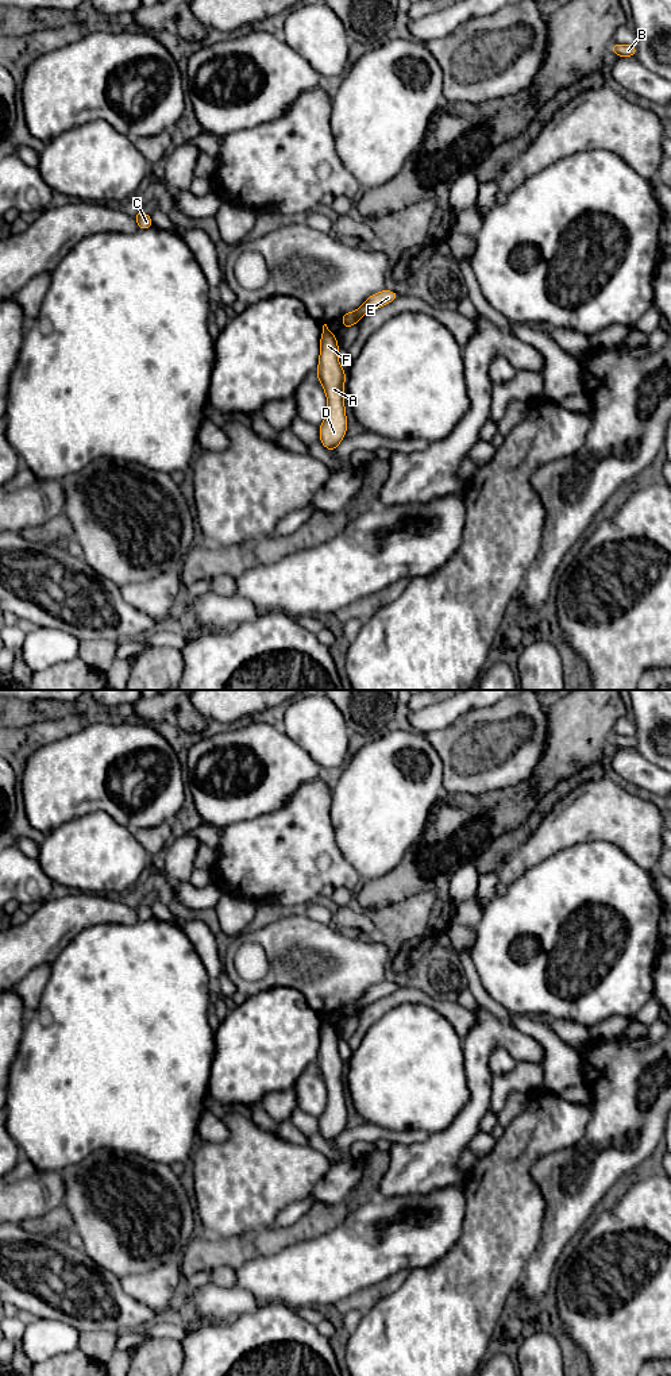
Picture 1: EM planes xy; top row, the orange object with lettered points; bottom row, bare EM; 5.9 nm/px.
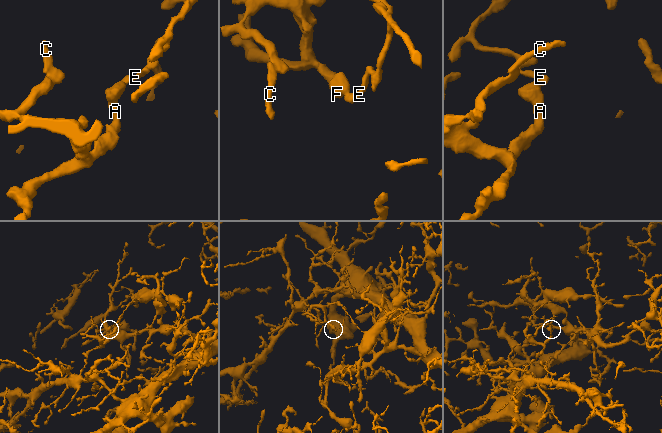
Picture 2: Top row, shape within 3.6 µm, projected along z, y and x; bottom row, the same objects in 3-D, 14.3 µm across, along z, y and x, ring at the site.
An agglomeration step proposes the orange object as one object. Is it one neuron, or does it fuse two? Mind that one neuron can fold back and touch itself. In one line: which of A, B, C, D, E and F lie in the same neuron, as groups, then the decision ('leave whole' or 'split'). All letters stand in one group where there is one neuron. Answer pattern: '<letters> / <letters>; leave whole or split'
A C D F / B E; split

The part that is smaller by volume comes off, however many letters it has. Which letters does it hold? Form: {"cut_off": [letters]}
{"cut_off": ["B", "E"]}

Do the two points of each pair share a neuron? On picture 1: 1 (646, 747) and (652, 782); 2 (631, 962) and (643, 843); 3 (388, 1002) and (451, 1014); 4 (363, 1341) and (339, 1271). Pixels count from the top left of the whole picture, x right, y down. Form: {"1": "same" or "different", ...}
{"1": "different", "2": "different", "3": "same", "4": "different"}

